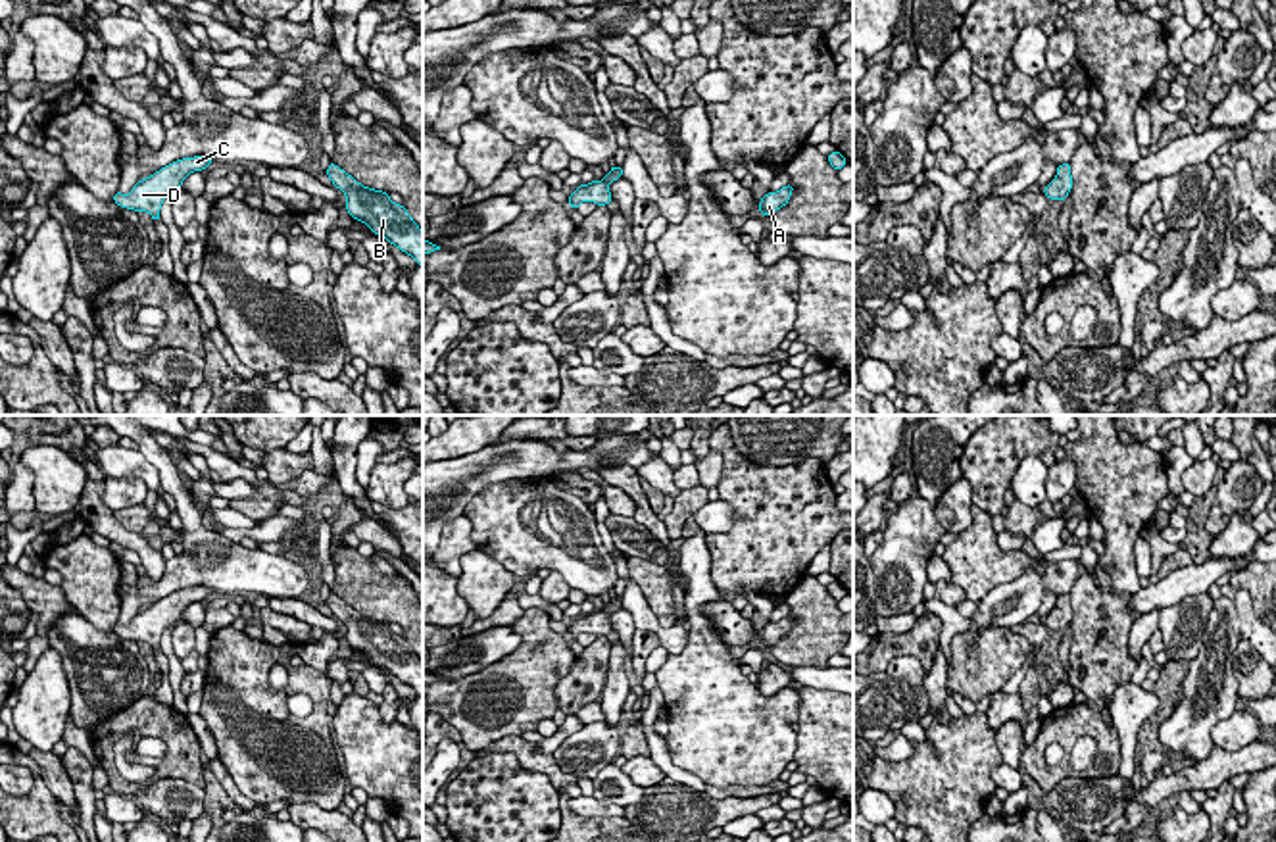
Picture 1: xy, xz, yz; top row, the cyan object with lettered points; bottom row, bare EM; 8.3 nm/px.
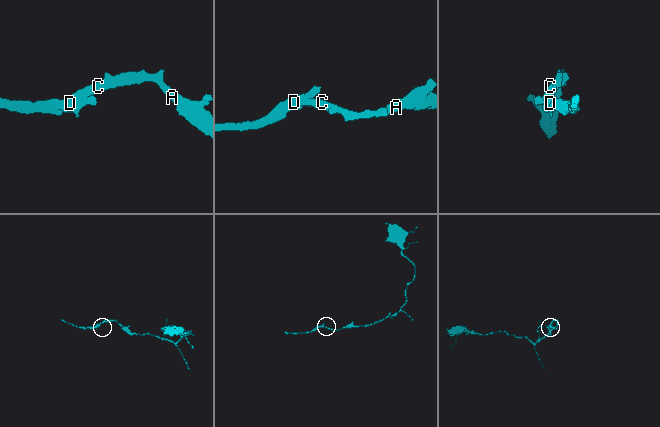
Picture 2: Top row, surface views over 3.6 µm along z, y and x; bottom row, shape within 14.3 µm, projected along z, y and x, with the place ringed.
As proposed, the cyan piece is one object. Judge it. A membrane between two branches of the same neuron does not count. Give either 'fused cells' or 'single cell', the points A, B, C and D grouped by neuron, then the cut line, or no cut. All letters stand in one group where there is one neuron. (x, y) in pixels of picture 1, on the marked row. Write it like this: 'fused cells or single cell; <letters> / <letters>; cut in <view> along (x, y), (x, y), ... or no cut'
single cell; A B C D; no cut

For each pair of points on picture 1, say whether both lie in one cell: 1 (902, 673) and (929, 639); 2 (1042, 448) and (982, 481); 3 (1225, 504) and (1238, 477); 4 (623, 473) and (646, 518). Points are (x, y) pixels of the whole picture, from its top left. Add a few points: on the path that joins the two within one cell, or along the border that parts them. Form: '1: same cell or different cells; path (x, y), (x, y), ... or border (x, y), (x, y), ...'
1: different cells; border (925, 668), (896, 656), (873, 673)
2: same cell; path (1027, 448), (1015, 448), (998, 466)
3: same cell; path (1230, 498), (1238, 491), (1238, 483)
4: same cell; path (631, 485), (642, 506)

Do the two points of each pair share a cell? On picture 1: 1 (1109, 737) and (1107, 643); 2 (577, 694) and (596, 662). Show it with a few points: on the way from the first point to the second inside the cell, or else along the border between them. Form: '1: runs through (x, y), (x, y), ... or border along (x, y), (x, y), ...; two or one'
1: border along (1086, 702), (1100, 714); two
2: runs through (579, 687), (587, 679), (588, 669); one

